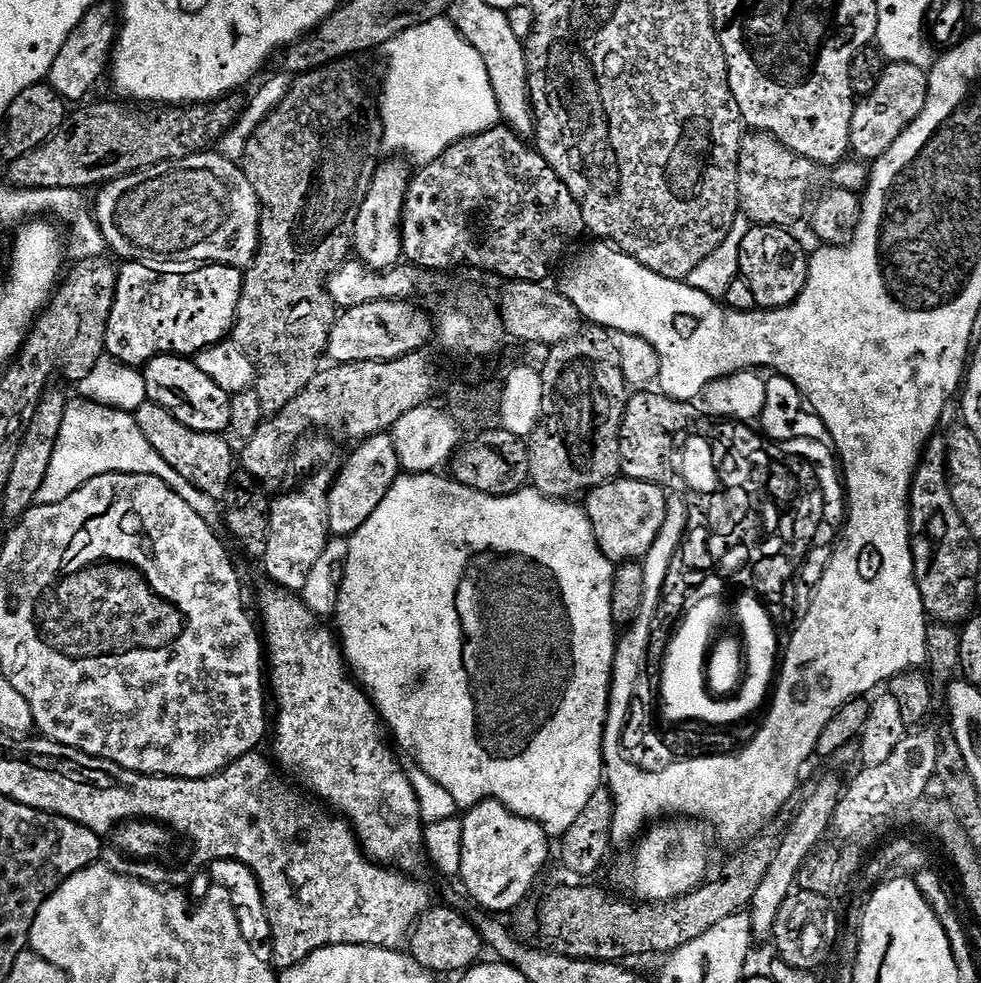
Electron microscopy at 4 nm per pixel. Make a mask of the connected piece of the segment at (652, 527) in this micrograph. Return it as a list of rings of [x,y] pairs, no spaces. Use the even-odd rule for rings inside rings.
[[[617,478],[607,484],[599,484],[587,493],[582,507],[592,523],[594,538],[604,551],[604,557],[613,562],[643,561],[662,530],[666,493],[663,487],[655,487],[650,482]]]

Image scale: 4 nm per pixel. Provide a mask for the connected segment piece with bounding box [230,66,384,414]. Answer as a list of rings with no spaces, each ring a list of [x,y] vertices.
[[[325,66],[297,75],[295,77],[296,81],[290,84],[290,87],[285,91],[284,99],[281,100],[279,106],[268,115],[267,120],[260,124],[255,134],[248,140],[246,159],[242,164],[260,199],[262,209],[260,247],[255,251],[254,259],[247,265],[249,268],[246,268],[244,272],[244,285],[242,286],[242,294],[236,311],[236,322],[232,325],[230,336],[250,358],[250,362],[254,366],[257,378],[254,391],[258,394],[265,413],[268,414],[272,414],[272,412],[283,413],[284,407],[302,390],[306,390],[310,378],[314,378],[322,367],[319,360],[323,361],[325,359],[328,351],[330,330],[336,325],[338,315],[336,304],[330,298],[326,287],[328,278],[333,272],[343,268],[344,263],[353,255],[354,230],[358,222],[358,210],[362,210],[362,202],[366,202],[366,194],[370,190],[370,182],[378,170],[378,165],[381,163],[380,156],[382,157],[384,127],[380,125],[379,115],[375,111],[360,112],[364,108],[364,92],[362,89],[356,88],[355,74],[352,72],[339,72],[338,69],[339,67],[336,66]]]

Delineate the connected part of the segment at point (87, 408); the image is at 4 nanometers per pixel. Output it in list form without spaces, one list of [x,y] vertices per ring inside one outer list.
[[[73,399],[65,403],[62,430],[58,430],[54,454],[50,458],[50,470],[42,482],[42,490],[38,490],[36,504],[62,502],[86,482],[102,474],[146,474],[172,487],[213,530],[219,529],[222,508],[217,497],[208,496],[202,490],[190,486],[190,482],[186,482],[186,478],[182,478],[174,466],[168,465],[166,458],[162,458],[162,454],[158,454],[158,450],[146,442],[146,434],[142,434],[133,413],[108,408],[90,400]]]

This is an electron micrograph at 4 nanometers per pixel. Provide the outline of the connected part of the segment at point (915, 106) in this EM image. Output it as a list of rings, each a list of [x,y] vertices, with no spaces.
[[[889,63],[880,76],[876,89],[857,103],[852,114],[852,133],[848,139],[851,151],[861,161],[873,162],[908,129],[910,122],[922,114],[928,97],[928,72],[913,64]]]

